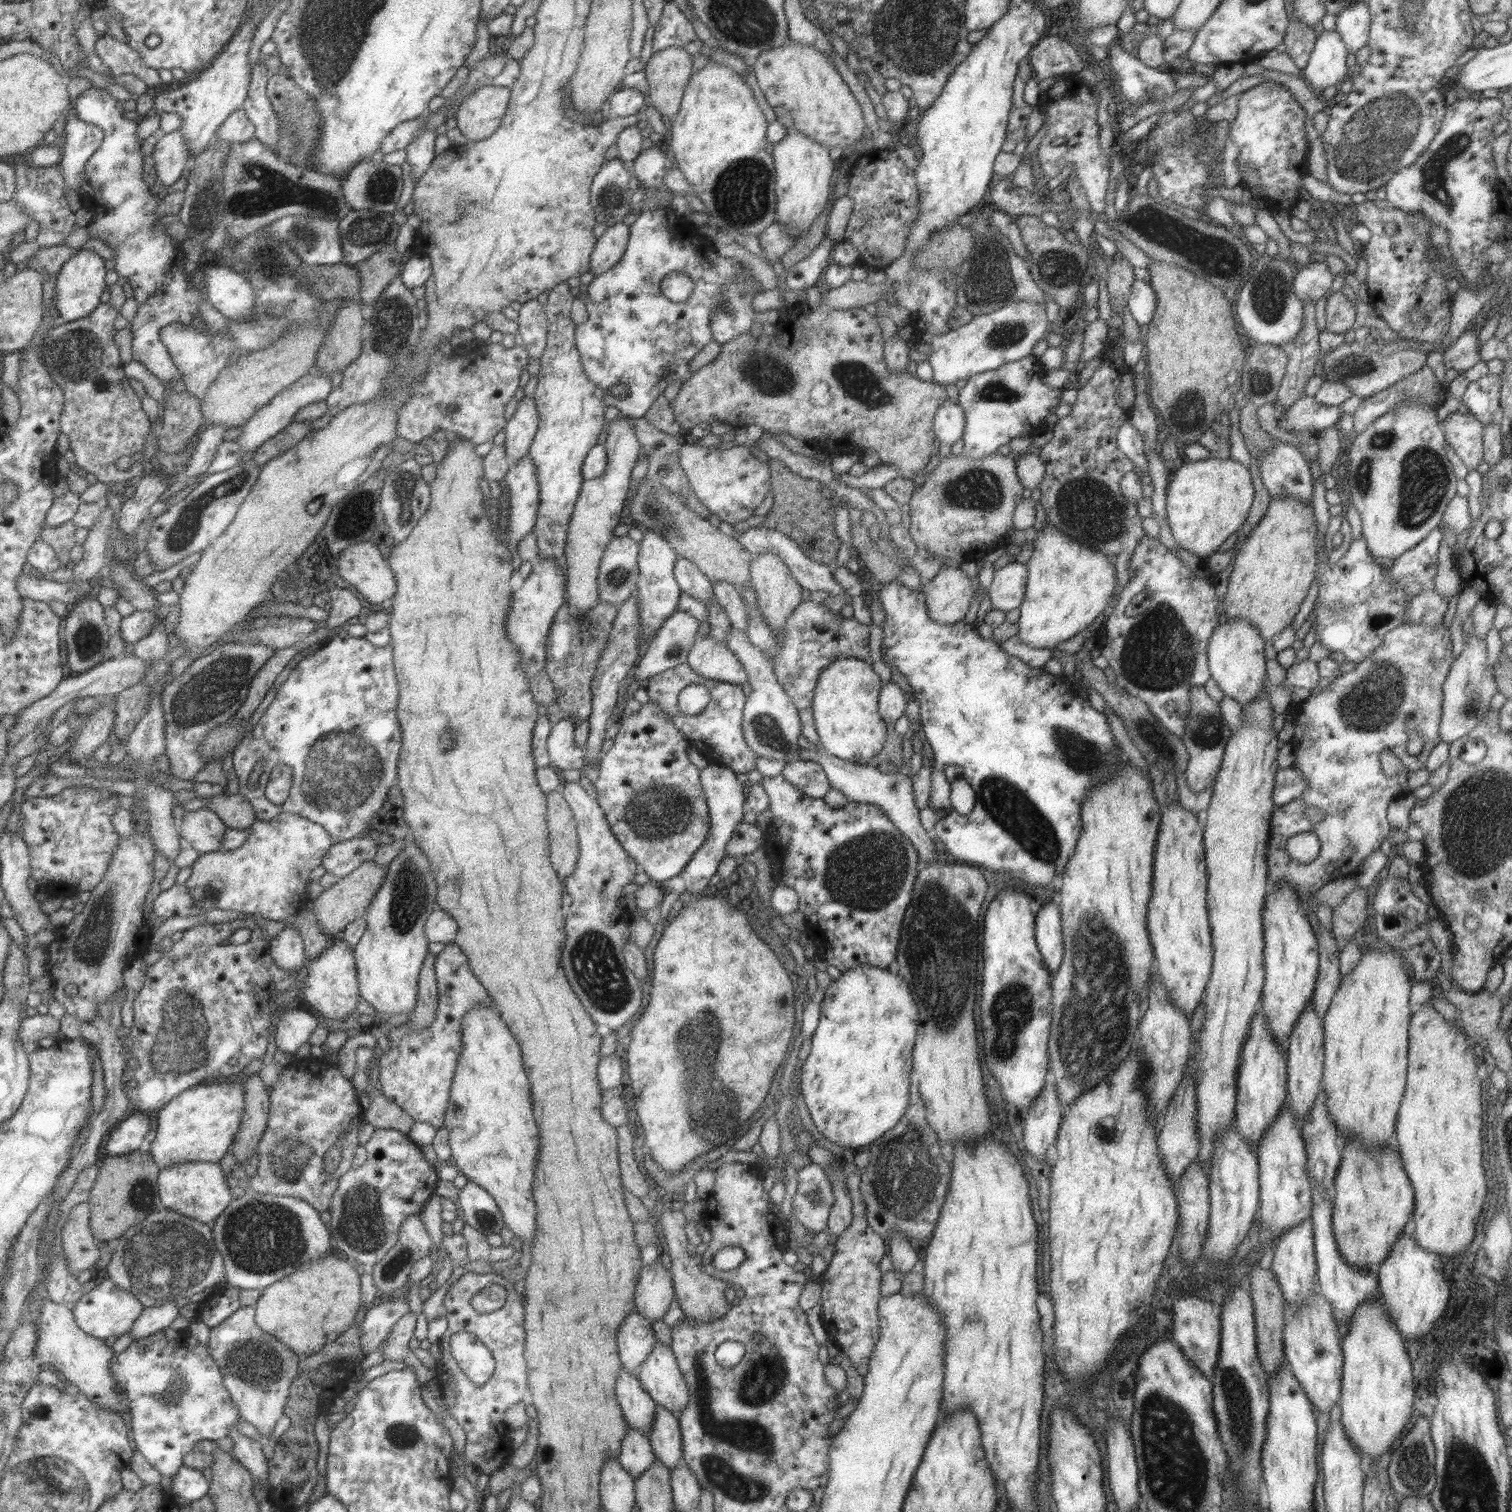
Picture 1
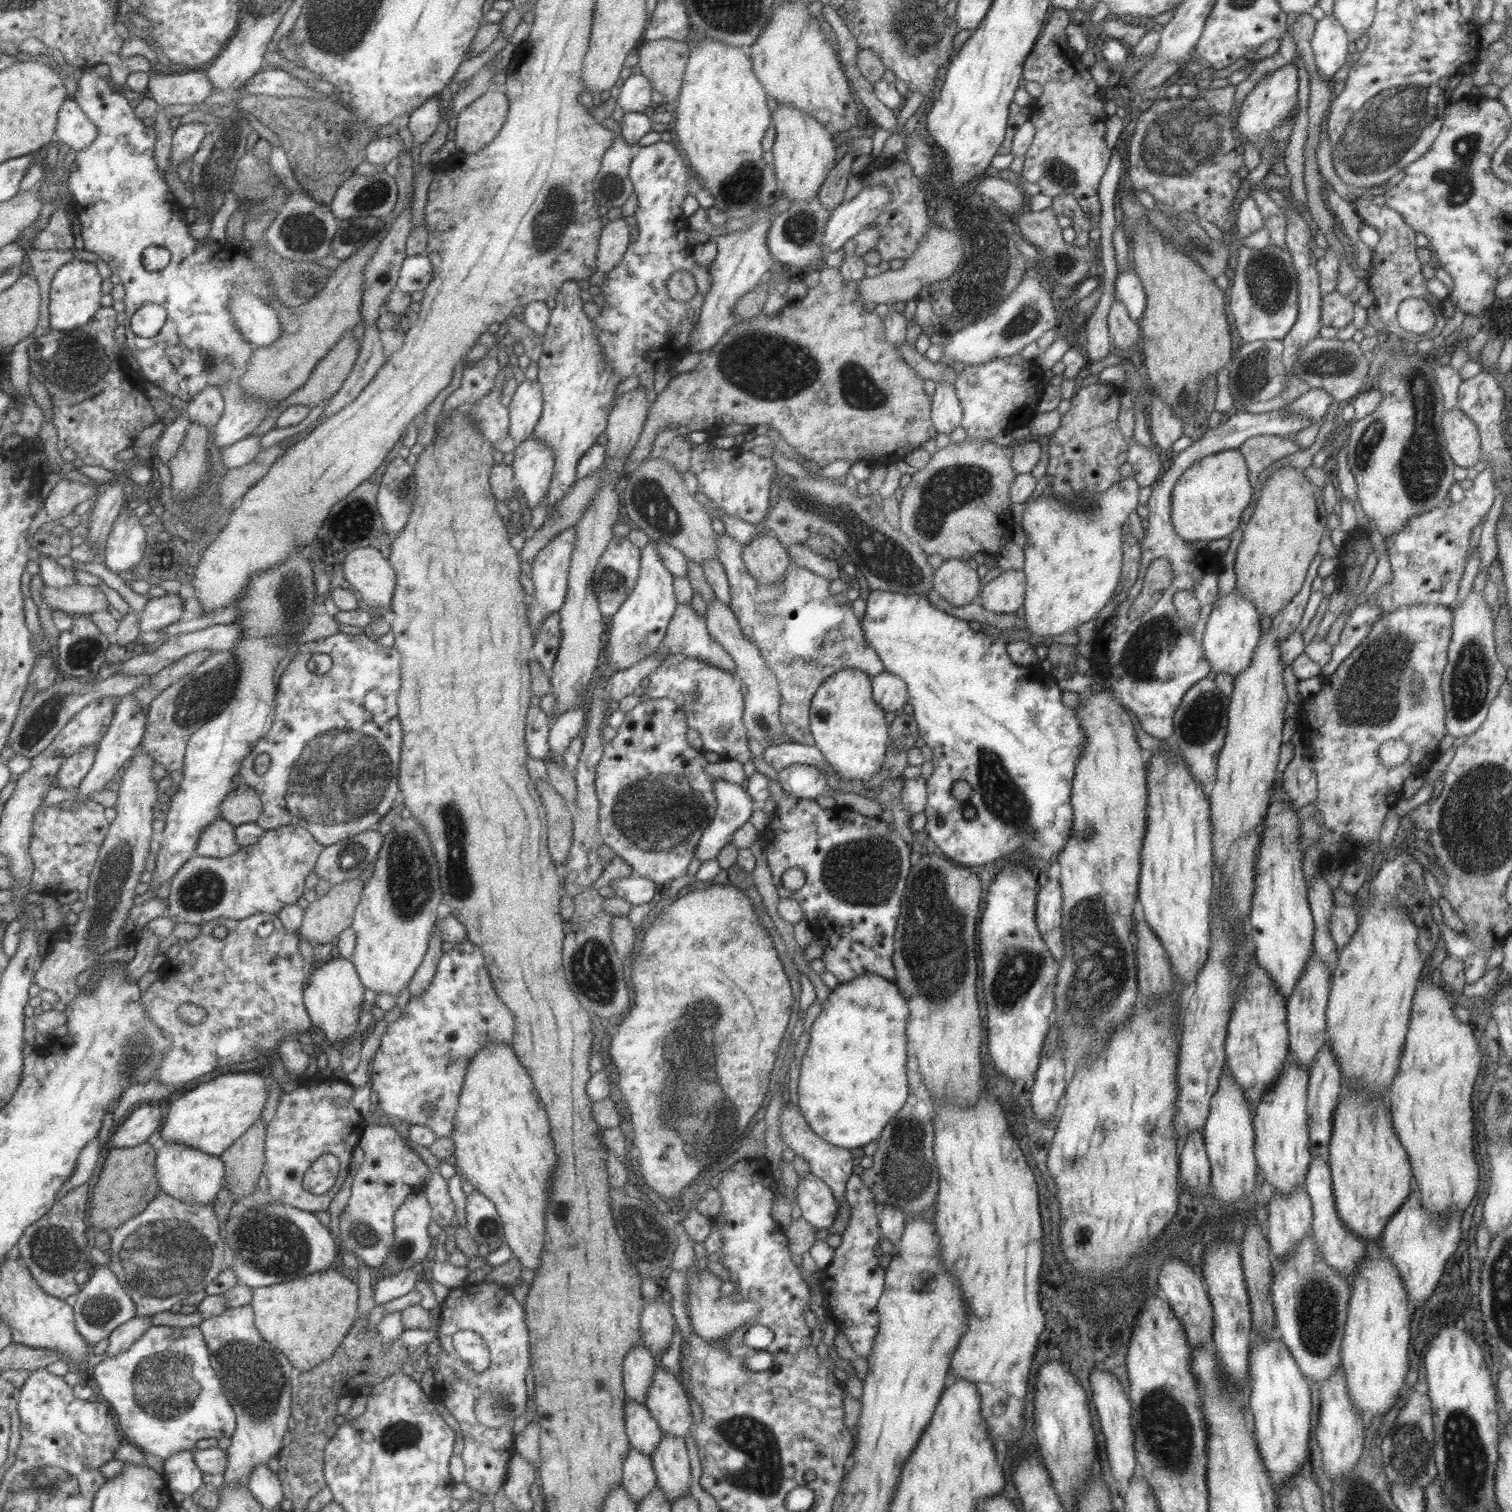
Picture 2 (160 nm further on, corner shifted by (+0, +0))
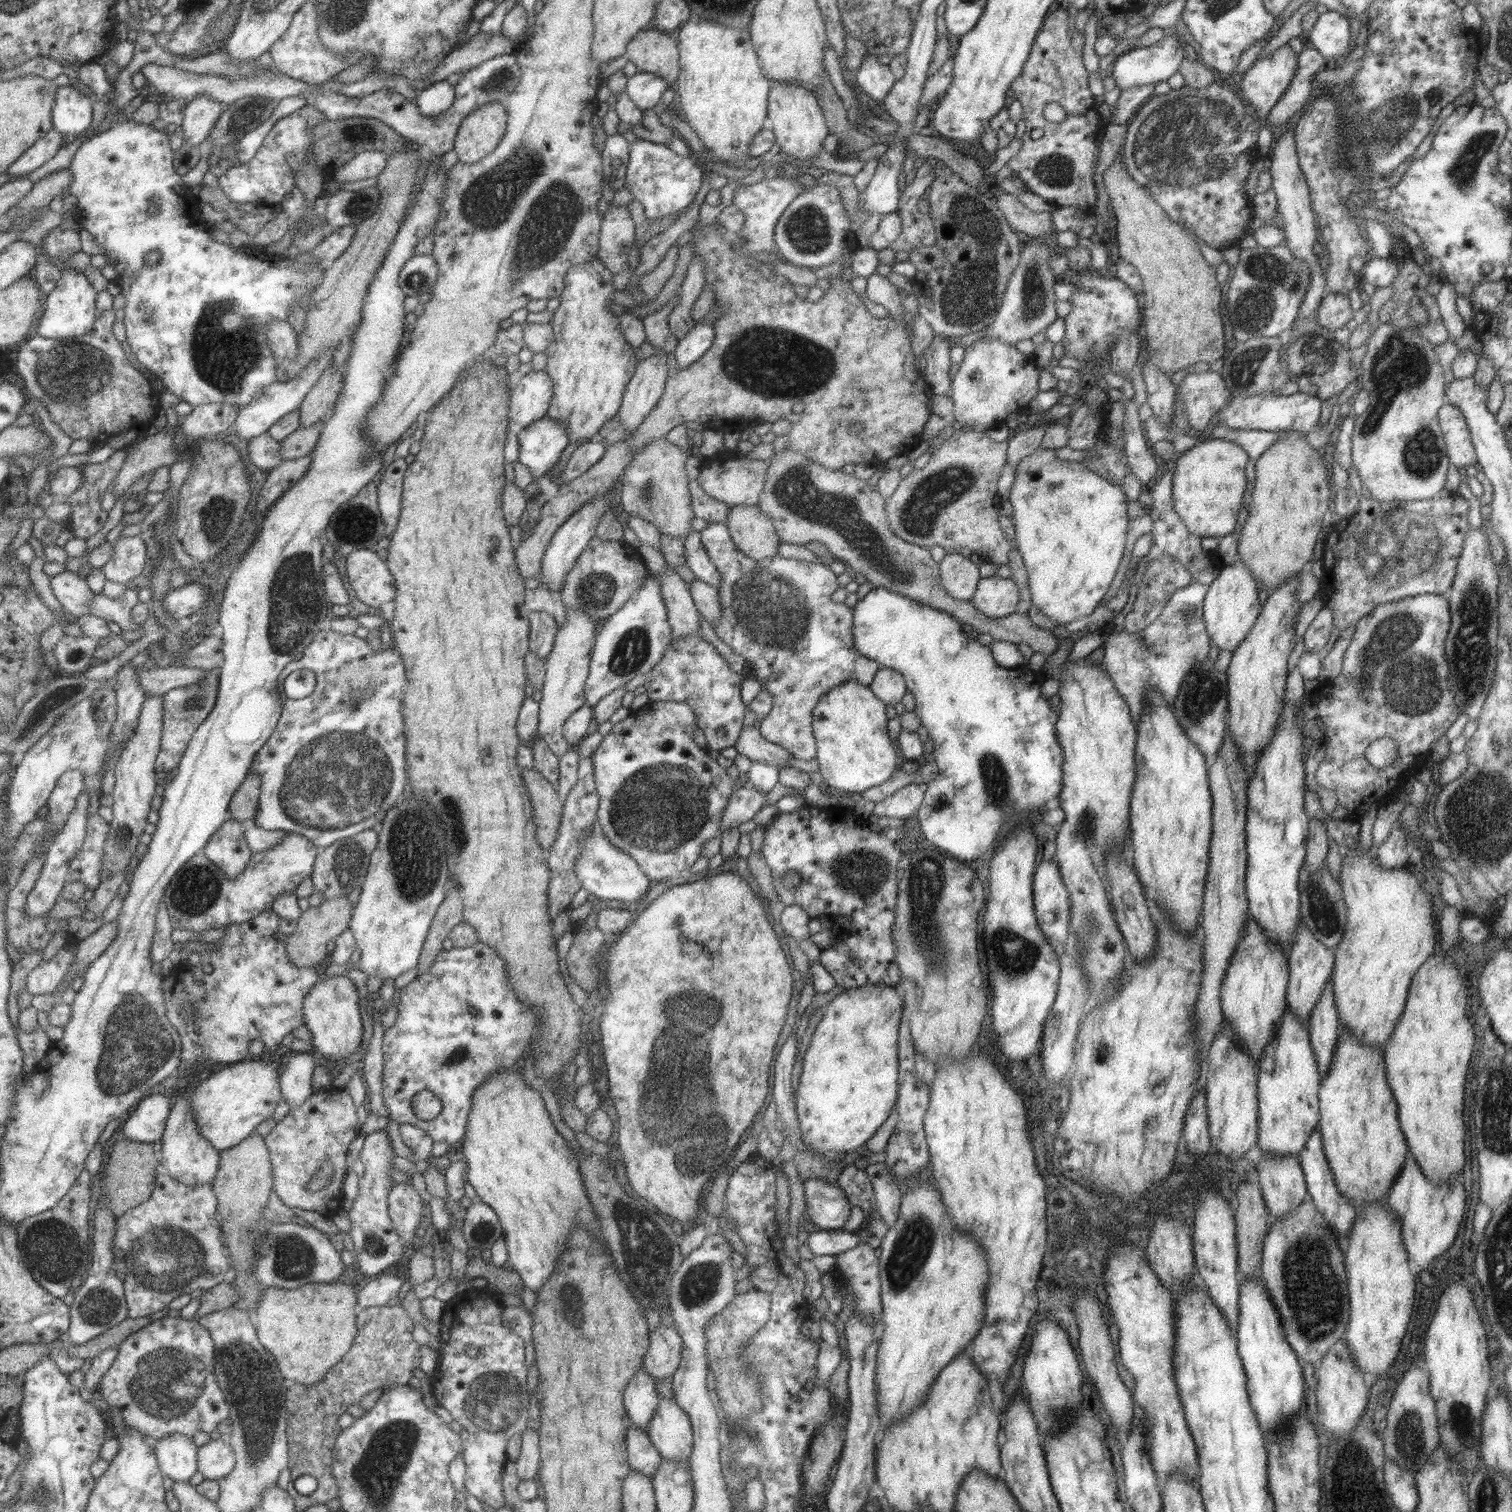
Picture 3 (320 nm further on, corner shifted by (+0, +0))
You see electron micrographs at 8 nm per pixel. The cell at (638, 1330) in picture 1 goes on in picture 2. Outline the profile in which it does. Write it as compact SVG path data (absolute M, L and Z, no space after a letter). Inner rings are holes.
M636 1340L622 1362L624 1399L643 1405L655 1369L652 1353Z

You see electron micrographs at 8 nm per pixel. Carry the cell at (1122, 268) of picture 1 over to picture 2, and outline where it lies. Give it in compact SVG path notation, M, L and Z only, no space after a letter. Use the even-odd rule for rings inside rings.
M1115 298L1109 308L1106 323L1115 348L1126 352L1132 346L1134 350L1139 350L1141 337L1139 323L1129 318L1127 310Z

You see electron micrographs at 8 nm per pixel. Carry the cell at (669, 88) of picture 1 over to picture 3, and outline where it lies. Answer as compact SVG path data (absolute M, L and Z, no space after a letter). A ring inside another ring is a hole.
M655 28L641 29L627 41L623 55L635 65L637 72L656 74L673 87L680 69L674 34Z

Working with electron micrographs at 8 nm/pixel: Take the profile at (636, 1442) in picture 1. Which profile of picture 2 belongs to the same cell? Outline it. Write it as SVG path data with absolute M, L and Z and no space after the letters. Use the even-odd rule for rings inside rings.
M634 1448L629 1449L622 1464L620 1484L635 1505L656 1487L656 1476L653 1469L650 1456L645 1456Z

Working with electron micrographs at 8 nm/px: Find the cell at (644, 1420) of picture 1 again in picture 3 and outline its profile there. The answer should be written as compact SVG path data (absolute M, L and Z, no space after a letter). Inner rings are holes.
M630 1424L626 1432L626 1453L628 1467L640 1472L647 1478L653 1478L661 1458L657 1449L650 1443L646 1431Z

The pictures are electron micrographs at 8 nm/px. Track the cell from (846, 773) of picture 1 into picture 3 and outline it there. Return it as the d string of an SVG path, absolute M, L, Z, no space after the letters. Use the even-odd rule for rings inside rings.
M754 724L739 731L733 748L751 761L766 762L779 768L785 767L785 762L791 758L784 748L767 742Z

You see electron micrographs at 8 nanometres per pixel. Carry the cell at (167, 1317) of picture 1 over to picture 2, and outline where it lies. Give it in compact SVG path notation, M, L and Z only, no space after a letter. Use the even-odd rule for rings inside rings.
M139 1316L116 1328L108 1338L109 1344L105 1358L127 1352L151 1325L153 1325L152 1316Z

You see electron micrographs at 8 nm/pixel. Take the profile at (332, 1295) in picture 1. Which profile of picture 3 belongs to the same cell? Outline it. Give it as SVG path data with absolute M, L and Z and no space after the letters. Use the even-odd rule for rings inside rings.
M352 1281L311 1282L299 1288L268 1287L260 1306L256 1309L258 1337L264 1347L272 1352L281 1366L283 1376L293 1383L309 1386L324 1379L328 1371L336 1366L352 1348L356 1333L356 1293L358 1284Z

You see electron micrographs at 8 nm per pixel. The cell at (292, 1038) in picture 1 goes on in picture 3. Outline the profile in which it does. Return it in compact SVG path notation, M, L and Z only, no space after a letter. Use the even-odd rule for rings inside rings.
M312 1052L292 1053L280 1078L284 1098L290 1109L301 1106L312 1093L310 1082L317 1065Z

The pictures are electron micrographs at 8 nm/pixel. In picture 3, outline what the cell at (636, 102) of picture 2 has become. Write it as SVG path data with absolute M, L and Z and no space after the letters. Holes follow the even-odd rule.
M636 72L626 80L629 100L641 110L651 109L667 90L668 82L653 73Z

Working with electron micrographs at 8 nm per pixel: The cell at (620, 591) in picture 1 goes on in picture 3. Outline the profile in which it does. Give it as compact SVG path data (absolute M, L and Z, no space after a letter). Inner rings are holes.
M593 536L563 576L558 596L565 608L580 610L591 620L598 621L617 612L637 592L648 574L642 556L633 545L625 540L603 540Z

